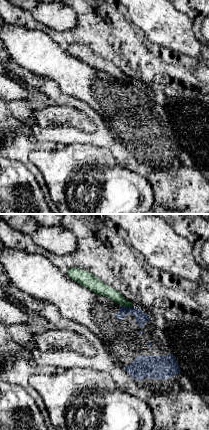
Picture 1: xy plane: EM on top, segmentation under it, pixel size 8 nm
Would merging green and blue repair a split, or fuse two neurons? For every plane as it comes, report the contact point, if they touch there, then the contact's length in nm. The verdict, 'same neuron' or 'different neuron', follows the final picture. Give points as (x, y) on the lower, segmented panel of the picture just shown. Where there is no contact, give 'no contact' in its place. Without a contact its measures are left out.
(126, 306) | 90 nm

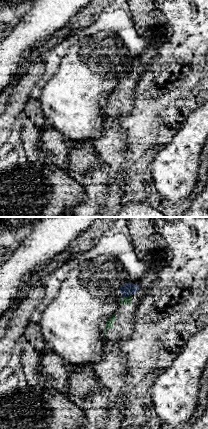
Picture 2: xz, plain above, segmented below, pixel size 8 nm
(126, 296) | 90 nm

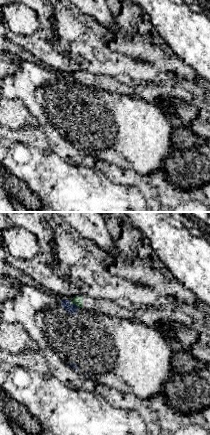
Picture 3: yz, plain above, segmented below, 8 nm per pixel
(73, 303) | 80 nm

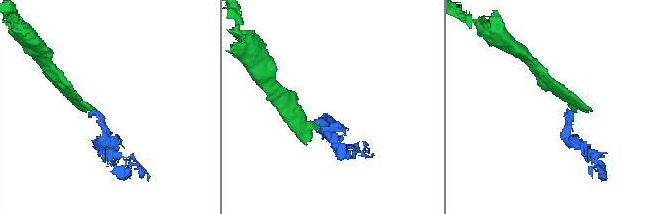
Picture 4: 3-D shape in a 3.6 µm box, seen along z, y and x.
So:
different neuron

